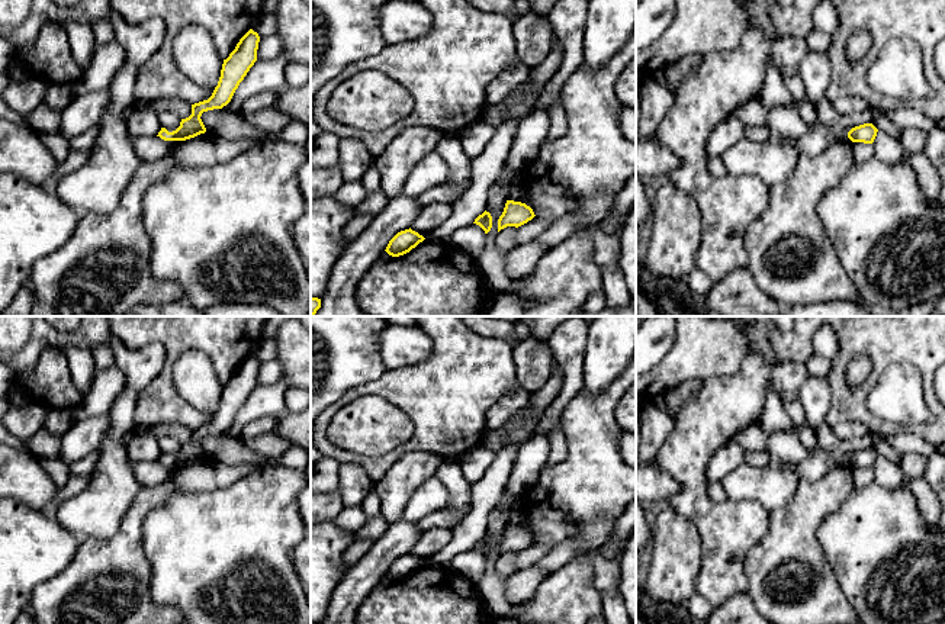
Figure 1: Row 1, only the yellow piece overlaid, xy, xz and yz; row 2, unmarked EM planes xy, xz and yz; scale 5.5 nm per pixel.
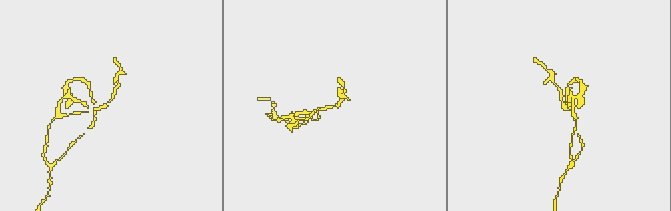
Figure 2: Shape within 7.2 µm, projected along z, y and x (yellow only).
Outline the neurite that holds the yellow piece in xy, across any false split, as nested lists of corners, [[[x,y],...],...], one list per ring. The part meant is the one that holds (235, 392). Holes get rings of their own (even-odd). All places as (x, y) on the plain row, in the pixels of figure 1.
[[[250,354],[237,369],[235,374],[224,385],[221,402],[212,421],[208,425],[192,430],[192,440],[181,444],[180,451],[168,457],[161,453],[157,461],[164,466],[186,466],[206,457],[200,444],[203,437],[222,434],[226,431],[240,408],[244,405],[250,393],[257,386],[260,361]]]

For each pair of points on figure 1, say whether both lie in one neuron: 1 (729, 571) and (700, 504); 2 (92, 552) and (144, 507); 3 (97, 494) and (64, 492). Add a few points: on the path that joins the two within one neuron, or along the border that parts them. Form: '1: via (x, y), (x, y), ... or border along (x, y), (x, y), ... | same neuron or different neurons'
1: via (723, 555), (723, 530), (713, 520) | same neuron
2: via (106, 552), (131, 528), (132, 521) | same neuron
3: border along (92, 473), (79, 492), (60, 504) | different neurons

